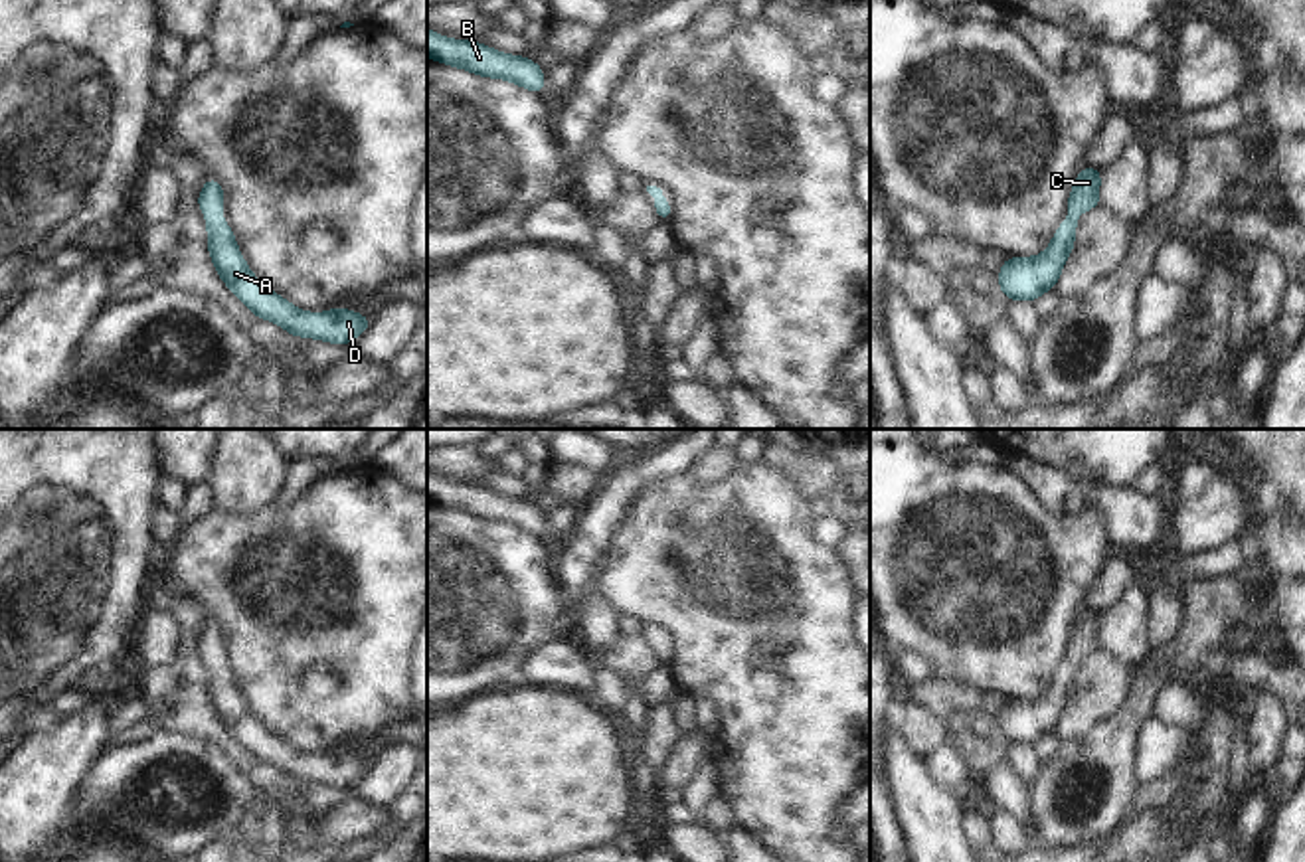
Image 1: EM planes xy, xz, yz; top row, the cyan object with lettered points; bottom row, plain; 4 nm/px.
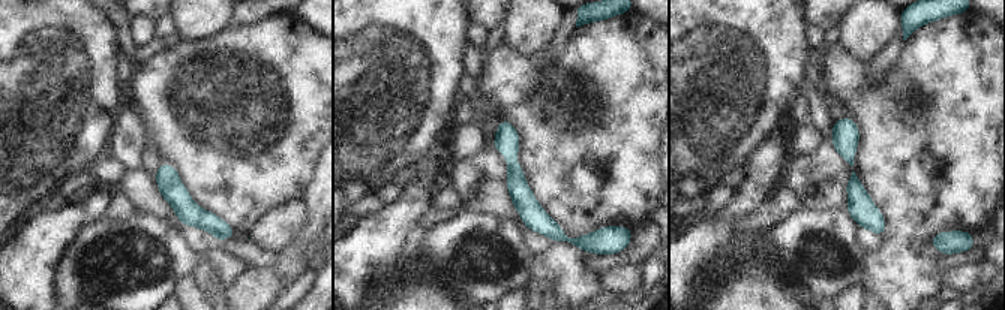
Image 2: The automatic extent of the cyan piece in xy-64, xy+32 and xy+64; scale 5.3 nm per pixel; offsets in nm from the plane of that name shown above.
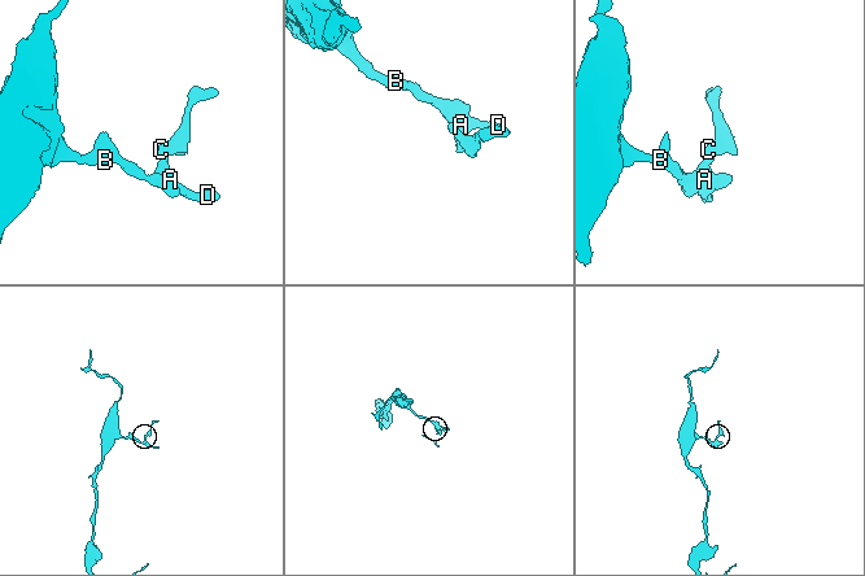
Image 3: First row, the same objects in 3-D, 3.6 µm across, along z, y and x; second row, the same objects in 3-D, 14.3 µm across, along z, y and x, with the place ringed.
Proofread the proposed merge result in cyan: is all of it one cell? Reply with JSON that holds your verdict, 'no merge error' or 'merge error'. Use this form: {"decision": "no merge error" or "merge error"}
{"decision": "no merge error"}

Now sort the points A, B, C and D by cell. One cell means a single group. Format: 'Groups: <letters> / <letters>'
Groups: A B C D

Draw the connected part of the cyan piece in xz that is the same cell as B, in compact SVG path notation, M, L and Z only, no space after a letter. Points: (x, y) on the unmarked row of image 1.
M427 471L427 500L490 522L506 522L540 538L546 520L536 502L508 498L473 482L449 482Z

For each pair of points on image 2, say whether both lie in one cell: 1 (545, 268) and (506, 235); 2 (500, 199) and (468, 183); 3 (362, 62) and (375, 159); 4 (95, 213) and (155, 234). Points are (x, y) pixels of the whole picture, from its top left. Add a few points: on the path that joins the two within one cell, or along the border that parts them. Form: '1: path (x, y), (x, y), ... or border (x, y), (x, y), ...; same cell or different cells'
1: border (537, 256), (528, 276); different cells
2: path (489, 199), (474, 199), (471, 193); same cell
3: path (362, 86), (362, 135); same cell
4: border (104, 216), (89, 220); different cells

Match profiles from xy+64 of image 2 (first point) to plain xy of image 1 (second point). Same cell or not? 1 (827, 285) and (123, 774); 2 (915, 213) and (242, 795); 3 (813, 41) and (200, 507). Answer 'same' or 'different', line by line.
1: same
2: different
3: different

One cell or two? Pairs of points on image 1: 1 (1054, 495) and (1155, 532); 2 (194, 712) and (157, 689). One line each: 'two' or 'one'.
1: one
2: one

